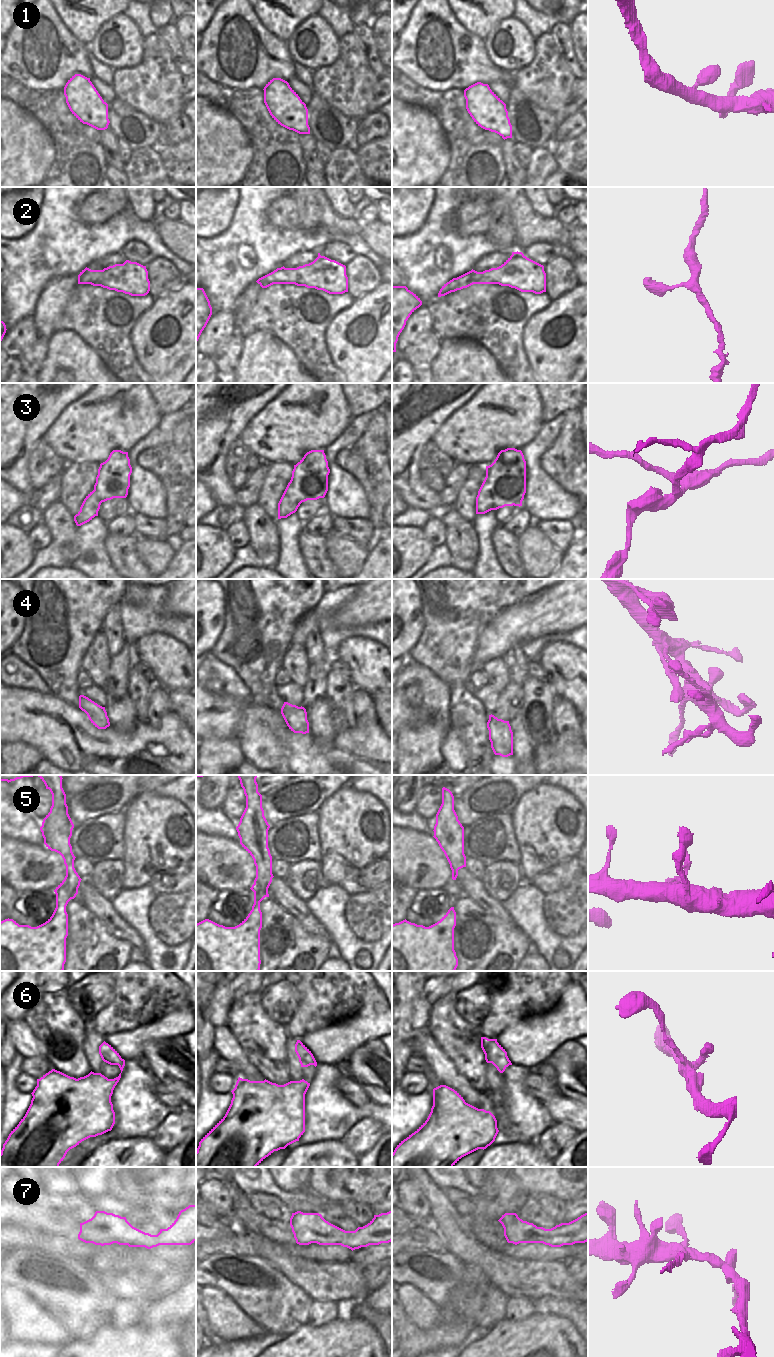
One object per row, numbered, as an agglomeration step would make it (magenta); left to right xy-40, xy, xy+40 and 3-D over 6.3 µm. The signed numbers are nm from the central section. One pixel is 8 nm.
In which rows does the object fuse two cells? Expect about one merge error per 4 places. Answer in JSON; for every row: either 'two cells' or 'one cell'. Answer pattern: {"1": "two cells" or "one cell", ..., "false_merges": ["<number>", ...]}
{"1": "one cell", "2": "one cell", "3": "two cells", "4": "one cell", "5": "one cell", "6": "one cell", "7": "two cells", "false_merges": ["3", "7"]}

